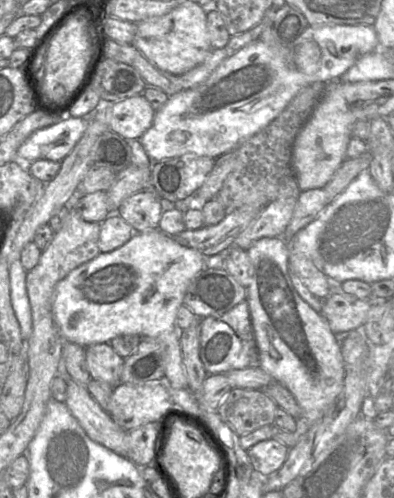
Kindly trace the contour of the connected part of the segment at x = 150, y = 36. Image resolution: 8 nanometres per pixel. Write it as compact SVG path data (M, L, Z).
M186 1L165 15L136 23L132 45L160 70L182 75L205 60L212 50L206 26L206 9L193 1Z

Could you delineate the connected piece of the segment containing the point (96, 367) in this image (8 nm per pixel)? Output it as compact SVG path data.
M109 343L88 346L85 349L85 357L91 379L111 386L120 382L125 359L120 357Z

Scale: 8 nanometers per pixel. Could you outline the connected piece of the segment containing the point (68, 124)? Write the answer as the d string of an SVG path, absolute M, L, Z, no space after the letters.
M66 116L60 122L39 129L19 147L16 162L29 165L40 159L61 162L74 149L88 126L88 117Z

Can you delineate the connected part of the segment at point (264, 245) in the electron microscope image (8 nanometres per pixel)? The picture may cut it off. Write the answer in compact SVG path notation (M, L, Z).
M284 238L259 239L246 252L252 265L247 302L259 366L295 397L302 410L301 417L296 419L300 439L326 414L343 390L340 338L294 289L289 276L289 245Z

